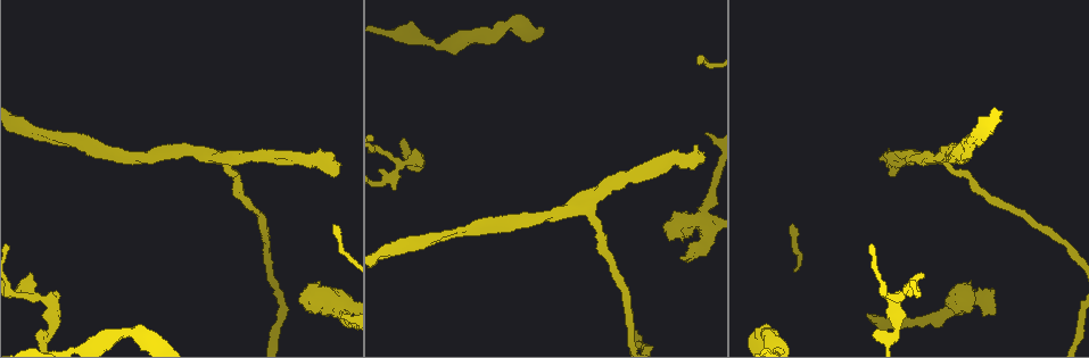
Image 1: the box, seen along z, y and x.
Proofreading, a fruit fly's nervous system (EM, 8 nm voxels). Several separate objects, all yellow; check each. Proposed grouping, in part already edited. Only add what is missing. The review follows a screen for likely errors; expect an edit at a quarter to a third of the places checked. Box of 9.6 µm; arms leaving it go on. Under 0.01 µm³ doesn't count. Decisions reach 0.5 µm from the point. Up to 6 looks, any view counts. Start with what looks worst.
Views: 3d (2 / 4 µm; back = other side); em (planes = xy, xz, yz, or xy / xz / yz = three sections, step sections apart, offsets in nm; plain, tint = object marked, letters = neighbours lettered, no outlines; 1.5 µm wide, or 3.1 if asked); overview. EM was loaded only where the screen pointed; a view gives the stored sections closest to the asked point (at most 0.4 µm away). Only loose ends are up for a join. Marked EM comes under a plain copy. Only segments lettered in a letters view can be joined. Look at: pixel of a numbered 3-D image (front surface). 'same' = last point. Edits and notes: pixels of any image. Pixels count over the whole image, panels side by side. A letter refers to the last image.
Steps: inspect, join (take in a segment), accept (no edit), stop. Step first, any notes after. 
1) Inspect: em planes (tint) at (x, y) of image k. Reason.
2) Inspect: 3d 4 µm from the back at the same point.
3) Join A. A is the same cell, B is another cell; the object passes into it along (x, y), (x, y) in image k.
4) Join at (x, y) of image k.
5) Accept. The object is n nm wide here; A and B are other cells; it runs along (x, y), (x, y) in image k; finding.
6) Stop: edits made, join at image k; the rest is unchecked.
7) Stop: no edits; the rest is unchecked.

Inspect: em planes (letters) at (696, 160) of image 1.

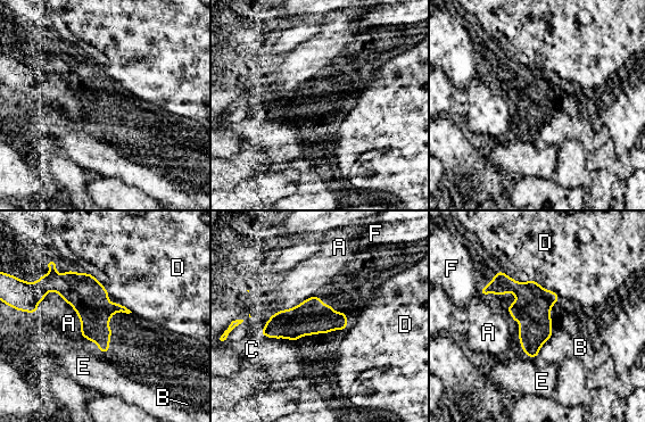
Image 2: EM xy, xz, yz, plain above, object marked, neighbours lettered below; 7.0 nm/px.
Join A. A is the same cell, B, C, D, E and F are other cells; it goes on there.

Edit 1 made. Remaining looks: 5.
Inspect: em planes (tint) at (922, 275) of image 1. An open end.

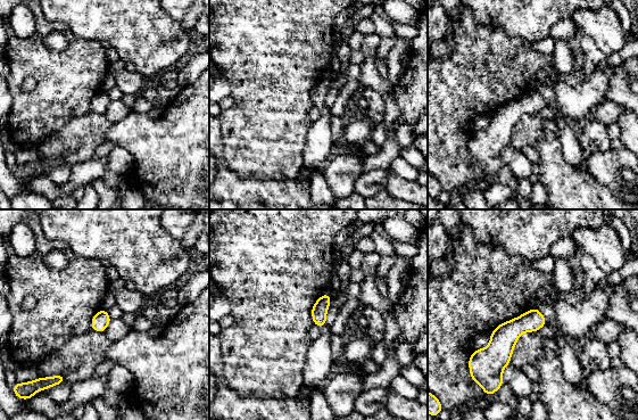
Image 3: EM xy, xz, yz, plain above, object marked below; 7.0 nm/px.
Inspect: em planes (letters) at the same point. What lies round it.

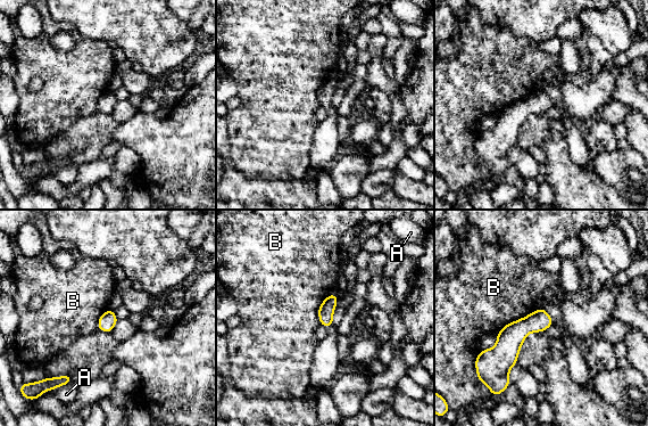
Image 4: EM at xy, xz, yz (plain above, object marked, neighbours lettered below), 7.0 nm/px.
Accept. A and B are other cells; a border runs along (539, 308), (506, 324), (497, 333) in image 4; none of them fits.

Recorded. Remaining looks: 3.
Inspect: em xz step 8 (letters) at (404, 138) of image 1.

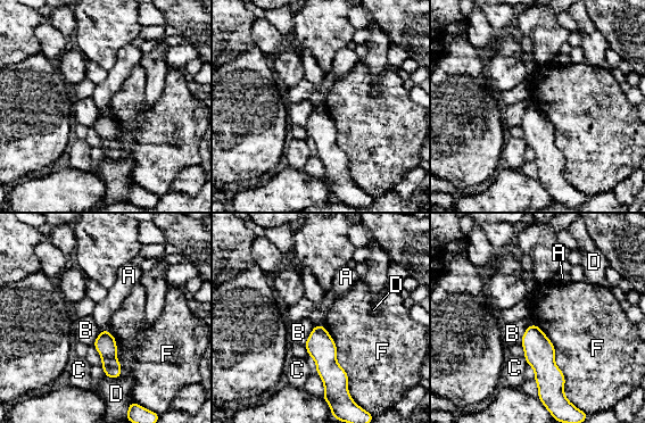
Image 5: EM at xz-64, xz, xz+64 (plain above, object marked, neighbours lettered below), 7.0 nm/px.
Accept. A, B, C, D and F are other cells; a border runs along (314, 324), (322, 325) in image 5; none of them fits.

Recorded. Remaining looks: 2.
Stop: edits made, join at image 2; the rest is unchecked.

